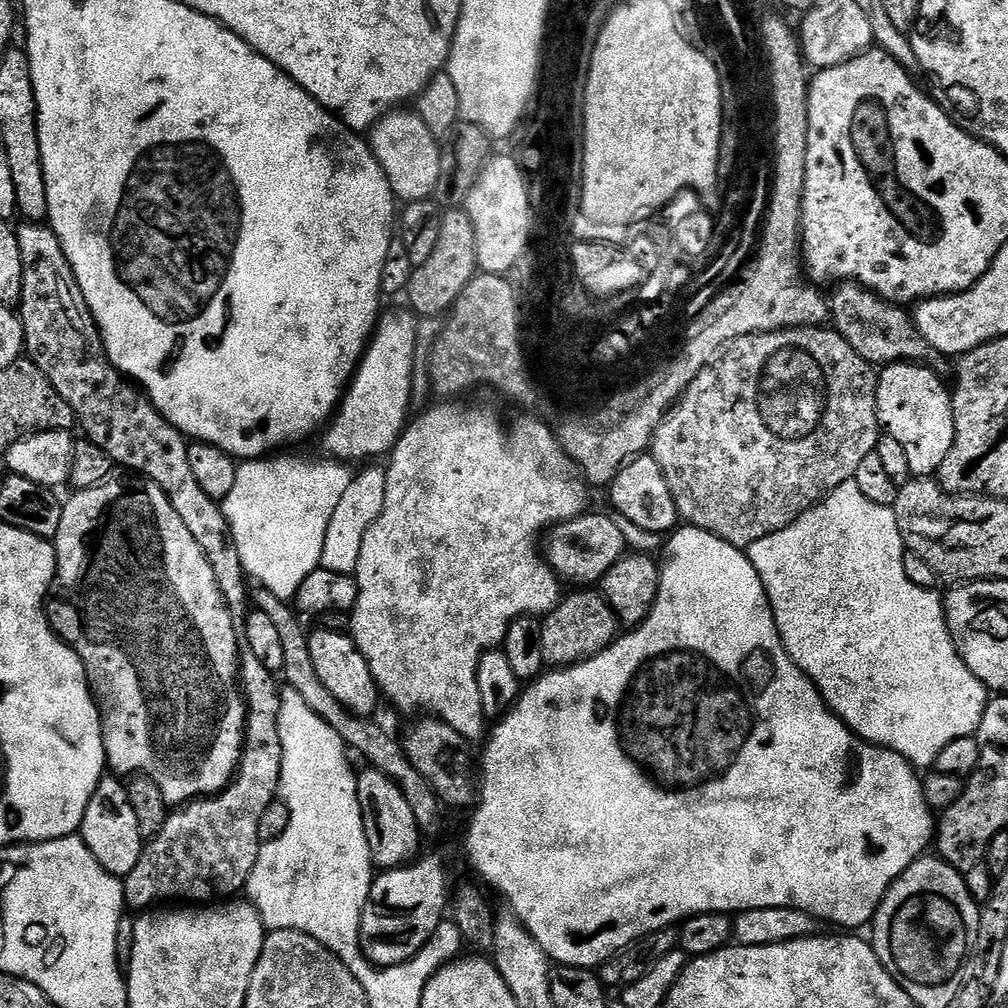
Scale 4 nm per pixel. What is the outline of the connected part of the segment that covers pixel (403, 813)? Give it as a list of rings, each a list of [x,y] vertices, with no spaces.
[[[371,766],[365,769],[364,773],[361,771],[356,777],[356,789],[373,865],[377,869],[387,870],[413,863],[421,855],[422,830],[414,818],[414,810],[410,810],[410,802],[406,802],[406,794],[402,794],[400,787],[386,774]]]

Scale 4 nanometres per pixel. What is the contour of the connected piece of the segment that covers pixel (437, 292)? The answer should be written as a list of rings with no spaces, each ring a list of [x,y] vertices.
[[[464,210],[445,211],[440,217],[438,246],[434,246],[434,254],[430,254],[426,262],[417,264],[412,269],[412,277],[406,289],[407,307],[420,318],[443,317],[460,297],[462,290],[466,290],[466,286],[477,275],[476,239],[468,213]]]

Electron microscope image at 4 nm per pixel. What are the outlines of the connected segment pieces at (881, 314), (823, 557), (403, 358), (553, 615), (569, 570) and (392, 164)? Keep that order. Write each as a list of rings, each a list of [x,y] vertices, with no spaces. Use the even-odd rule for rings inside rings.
[[[840,282],[830,292],[831,327],[854,350],[873,366],[903,364],[905,362],[924,362],[933,355],[932,347],[922,338],[916,328],[916,321],[908,316],[899,304],[890,304],[868,288],[855,282]],[[832,292],[832,296],[831,296]],[[880,364],[880,365],[879,365]]]
[[[850,479],[834,489],[829,496],[824,497],[816,507],[797,518],[790,527],[778,530],[766,538],[758,538],[758,542],[754,542],[746,549],[746,555],[754,566],[754,570],[758,570],[758,578],[762,578],[762,586],[768,595],[768,601],[778,626],[778,634],[790,658],[812,679],[816,689],[820,691],[821,698],[828,703],[829,708],[851,732],[861,736],[870,744],[876,744],[880,748],[889,748],[902,754],[902,758],[909,760],[913,768],[917,770],[931,769],[936,763],[938,754],[942,754],[943,748],[950,746],[954,738],[976,735],[976,730],[982,723],[982,714],[988,705],[990,693],[981,680],[974,678],[970,666],[962,662],[956,644],[951,640],[952,635],[944,613],[944,596],[939,591],[914,586],[914,582],[906,578],[904,565],[906,549],[902,534],[898,530],[895,507],[887,508],[870,502],[870,498],[866,498],[866,494],[858,490],[855,479]]]
[[[385,311],[381,315],[369,346],[360,359],[360,367],[352,377],[348,391],[344,393],[344,399],[323,429],[324,448],[328,451],[325,453],[331,459],[372,462],[375,456],[387,457],[409,423],[408,407],[414,401],[414,381],[418,375],[418,320],[411,311],[403,311]]]
[[[576,590],[573,596],[565,595],[560,607],[543,617],[542,658],[549,669],[570,668],[584,660],[602,654],[615,640],[622,625],[614,610],[608,605],[603,595],[596,590]]]
[[[585,514],[565,524],[557,524],[547,533],[542,552],[553,572],[565,585],[596,586],[604,579],[604,575],[626,555],[624,548],[624,532],[608,516],[592,516]]]
[[[393,110],[389,112],[388,115],[383,116],[382,119],[370,129],[370,143],[372,153],[378,158],[378,162],[390,182],[392,192],[396,195],[397,201],[415,202],[436,196],[436,187],[440,185],[440,177],[442,175],[442,164],[440,168],[441,141],[432,133],[430,126],[426,126],[426,122],[422,122],[422,118],[417,116],[415,111]]]

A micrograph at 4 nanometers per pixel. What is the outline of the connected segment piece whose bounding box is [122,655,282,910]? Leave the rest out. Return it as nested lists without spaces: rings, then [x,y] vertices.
[[[245,655],[240,661],[240,687],[244,703],[246,705],[246,723],[244,726],[244,755],[240,757],[240,766],[236,770],[235,776],[232,777],[232,783],[222,792],[217,792],[215,796],[206,796],[199,800],[191,800],[190,803],[177,807],[175,811],[169,815],[168,821],[162,826],[162,830],[157,836],[151,837],[145,843],[142,858],[138,858],[138,866],[134,866],[134,870],[130,870],[130,874],[123,877],[124,886],[124,903],[129,909],[140,908],[139,910],[148,910],[159,900],[192,900],[193,905],[200,906],[205,902],[215,901],[217,898],[232,898],[235,892],[243,893],[248,886],[248,879],[254,870],[254,862],[258,862],[258,854],[260,853],[261,842],[258,836],[259,819],[266,812],[266,808],[270,807],[277,799],[280,791],[280,775],[282,774],[282,738],[278,730],[278,714],[280,713],[280,689],[281,685],[276,684],[277,677],[270,670],[266,670],[266,666],[262,666],[262,662],[258,662],[258,658]]]

